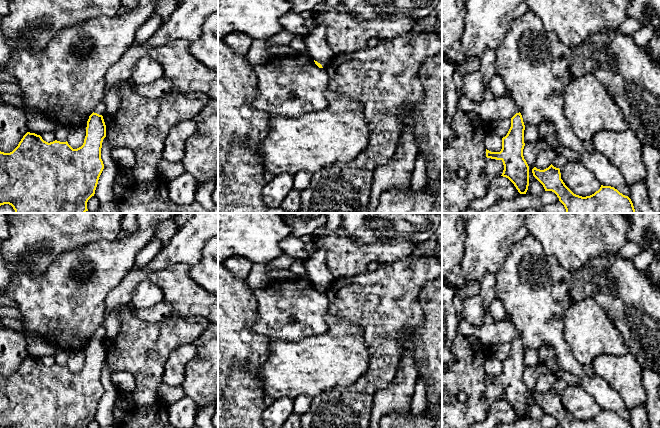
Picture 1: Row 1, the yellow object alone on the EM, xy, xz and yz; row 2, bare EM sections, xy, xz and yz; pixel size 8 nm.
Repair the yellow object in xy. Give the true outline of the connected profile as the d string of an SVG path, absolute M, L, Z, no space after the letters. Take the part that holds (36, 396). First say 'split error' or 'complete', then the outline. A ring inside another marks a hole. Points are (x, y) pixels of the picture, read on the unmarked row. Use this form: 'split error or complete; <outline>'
split error; M101 322L87 345L84 367L77 373L73 373L67 365L48 367L40 359L27 356L12 376L0 375L0 428L87 428L95 418L104 393L101 383L102 366L106 361L104 336L105 327Z

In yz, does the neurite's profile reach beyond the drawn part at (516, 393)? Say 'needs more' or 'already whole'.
needs more

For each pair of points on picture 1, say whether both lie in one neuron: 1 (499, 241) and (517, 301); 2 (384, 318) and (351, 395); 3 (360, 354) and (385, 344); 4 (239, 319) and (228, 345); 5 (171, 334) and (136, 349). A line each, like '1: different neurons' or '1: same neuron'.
1: different neurons
2: same neuron
3: different neurons
4: same neuron
5: same neuron

